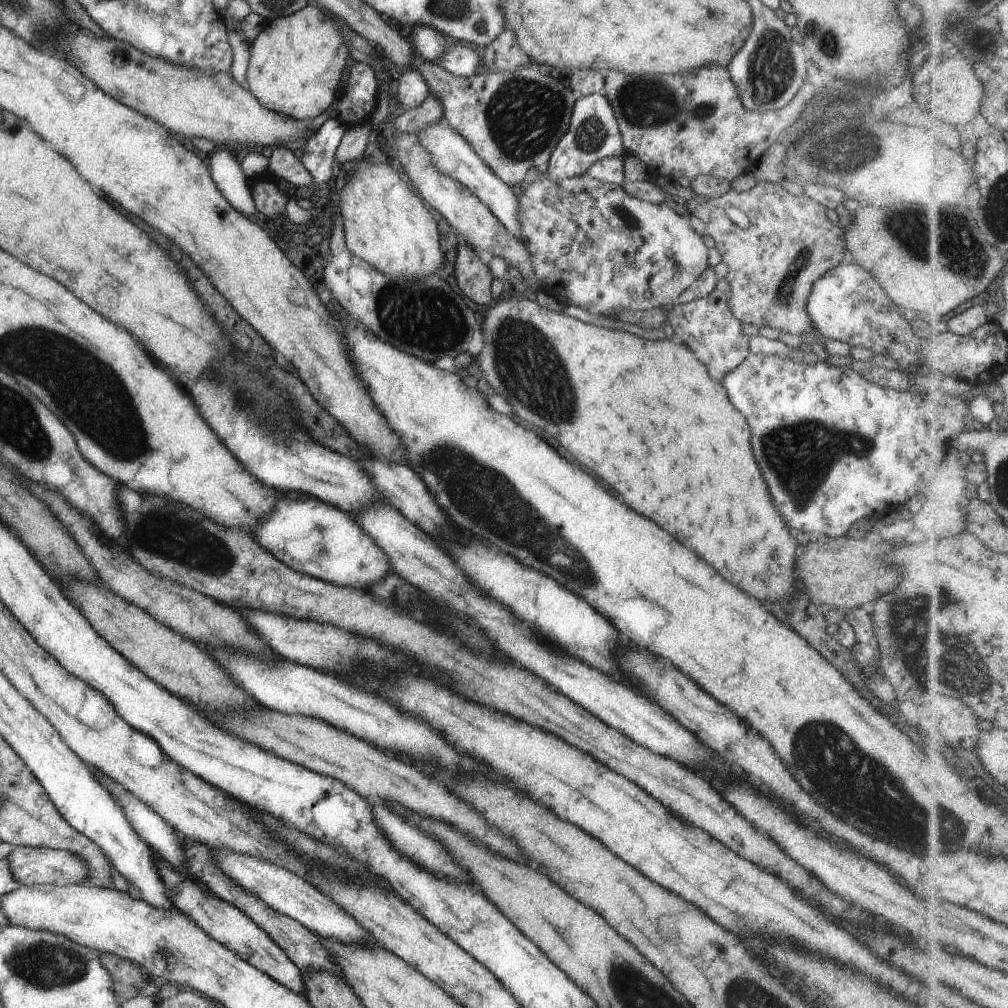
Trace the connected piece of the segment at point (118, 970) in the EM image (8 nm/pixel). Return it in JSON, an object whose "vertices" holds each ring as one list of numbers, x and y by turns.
{"vertices":[[99,952,98,958,114,980,112,988,120,1003,138,996,139,991,150,981,144,969,131,960,105,952]]}

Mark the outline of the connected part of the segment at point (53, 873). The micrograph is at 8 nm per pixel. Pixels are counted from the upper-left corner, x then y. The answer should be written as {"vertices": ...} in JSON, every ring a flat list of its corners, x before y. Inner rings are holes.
{"vertices":[[14,845,7,856,16,882,22,885,84,885,88,878,86,862,72,852]]}

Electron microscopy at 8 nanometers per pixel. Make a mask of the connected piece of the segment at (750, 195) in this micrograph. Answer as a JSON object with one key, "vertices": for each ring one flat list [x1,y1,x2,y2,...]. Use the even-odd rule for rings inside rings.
{"vertices":[[764,181,757,182,746,191,736,192,731,189,718,198,696,195,686,203,689,213,704,222,705,234,712,236,722,261,728,265,725,280,730,286,730,292,733,292,730,294,732,314,750,330,770,326,784,333,810,336,812,344,807,349,816,354,818,361,826,361,831,354,824,348,823,336,812,326,806,304,814,282,827,270,838,266,848,254,845,232,828,219,827,208,805,194,792,196,784,188,780,188,780,184]]}

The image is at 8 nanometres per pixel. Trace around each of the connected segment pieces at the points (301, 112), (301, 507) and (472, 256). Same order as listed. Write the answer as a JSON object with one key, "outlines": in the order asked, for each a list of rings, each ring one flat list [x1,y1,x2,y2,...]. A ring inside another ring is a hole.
{"outlines":[[[311,5,267,21,249,52,246,80,250,92,264,108,294,120,311,120,327,112,336,100,342,72,351,58,336,18]],[[309,496,306,502,280,498,270,514,254,526,254,536,259,545,296,572,338,586,366,590,362,586,380,580,390,570,384,550,362,532,352,515,319,498]],[[460,242,454,268,457,284,468,298,486,306,494,304,496,299,490,293,492,273,473,248]]]}

